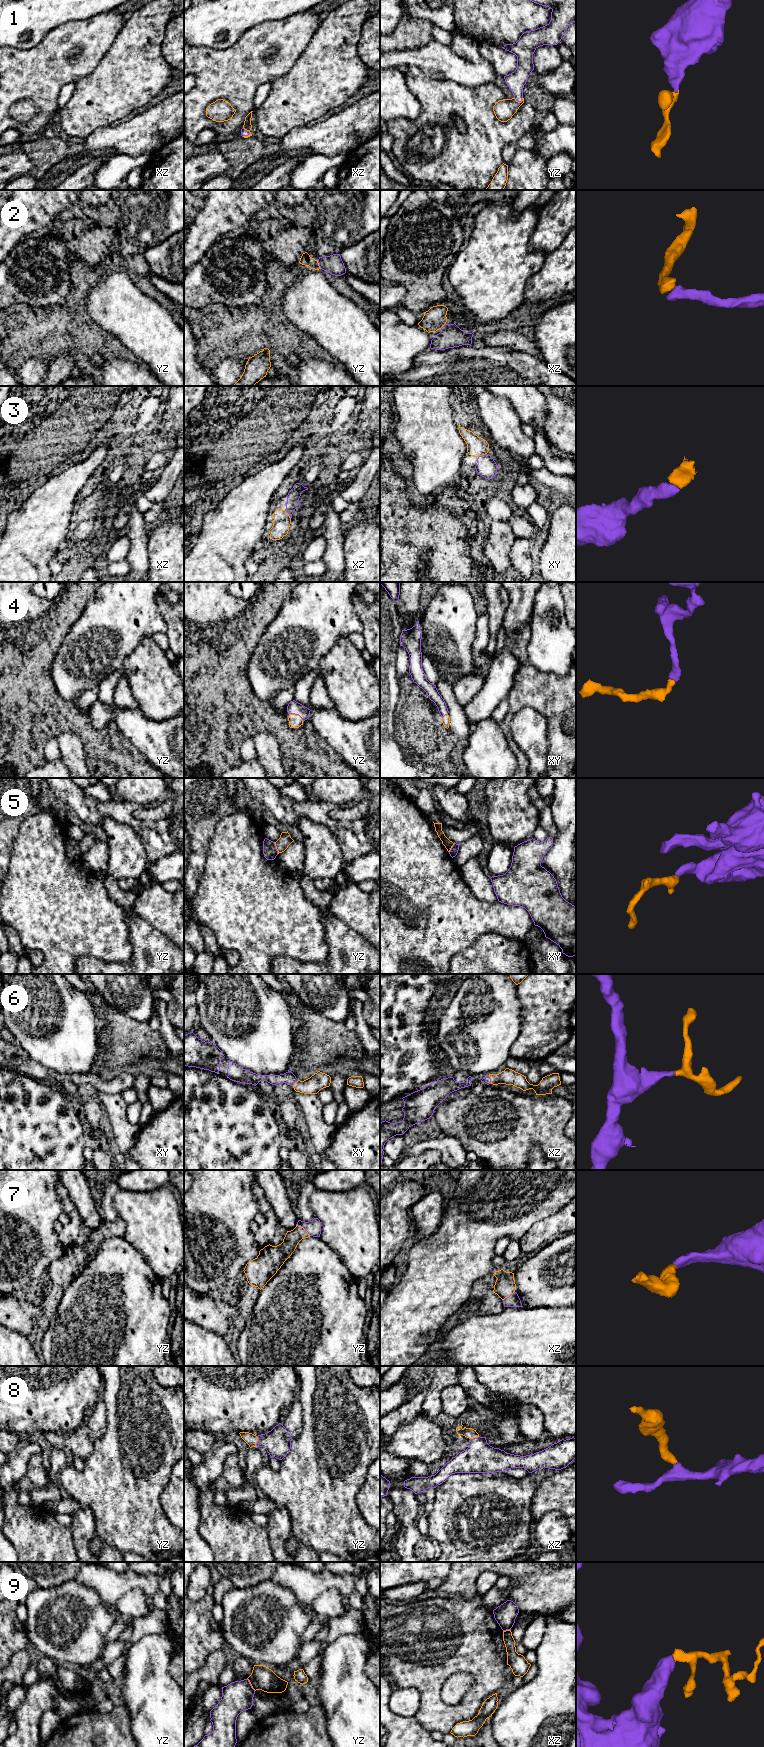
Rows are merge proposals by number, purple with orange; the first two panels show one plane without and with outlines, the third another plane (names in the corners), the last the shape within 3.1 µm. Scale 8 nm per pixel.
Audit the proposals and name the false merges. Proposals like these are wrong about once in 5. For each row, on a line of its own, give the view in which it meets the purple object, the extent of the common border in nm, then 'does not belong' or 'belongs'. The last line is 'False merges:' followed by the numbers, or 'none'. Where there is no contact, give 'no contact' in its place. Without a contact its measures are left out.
1: meets purple in yz; contact 80 nm long; belongs
2: meets purple in yz; contact 80 nm long; belongs
3: meets purple in xy; contact 80 nm long; belongs
4: meets purple in yz; contact 130 nm long; belongs
5: meets purple in yz; contact 100 nm long; belongs
6: meets purple in xy; contact 70 nm long; belongs
7: meets purple in yz; contact 150 nm long; belongs
8: meets purple in yz; contact 80 nm long; belongs
9: meets purple in yz; contact 120 nm long; does not belong
False merges: 9

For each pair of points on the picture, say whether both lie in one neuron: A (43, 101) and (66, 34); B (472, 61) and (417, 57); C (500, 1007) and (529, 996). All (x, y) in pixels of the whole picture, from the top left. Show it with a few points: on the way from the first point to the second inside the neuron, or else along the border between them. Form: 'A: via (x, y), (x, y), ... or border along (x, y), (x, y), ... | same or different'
A: via (43, 84), (43, 73), (65, 51) | same
B: via (458, 61), (439, 61), (431, 58) | same
C: border along (516, 985), (516, 994), (521, 1005), (522, 1023) | different

